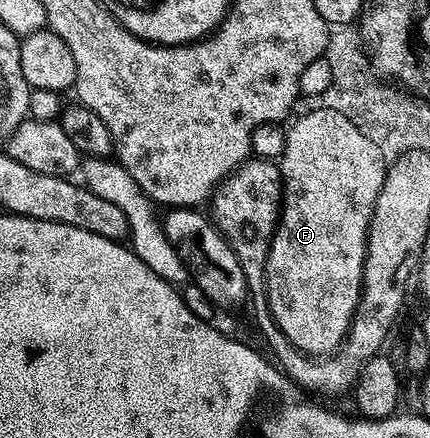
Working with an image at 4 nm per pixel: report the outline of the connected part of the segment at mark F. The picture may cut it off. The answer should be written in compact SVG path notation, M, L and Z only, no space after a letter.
M316 108L308 114L303 114L292 126L286 127L287 139L285 140L285 152L282 158L278 159L277 165L283 177L283 200L279 211L279 224L275 227L275 234L271 238L271 247L267 253L265 263L265 285L267 288L267 306L271 310L271 319L281 328L286 336L304 356L330 356L343 345L343 339L351 330L351 321L355 315L355 309L359 298L363 294L363 269L365 268L365 256L367 255L367 233L371 227L371 217L375 214L377 196L385 184L387 175L388 159L382 152L377 151L373 140L357 128L349 116L345 116L336 110L325 110Z

